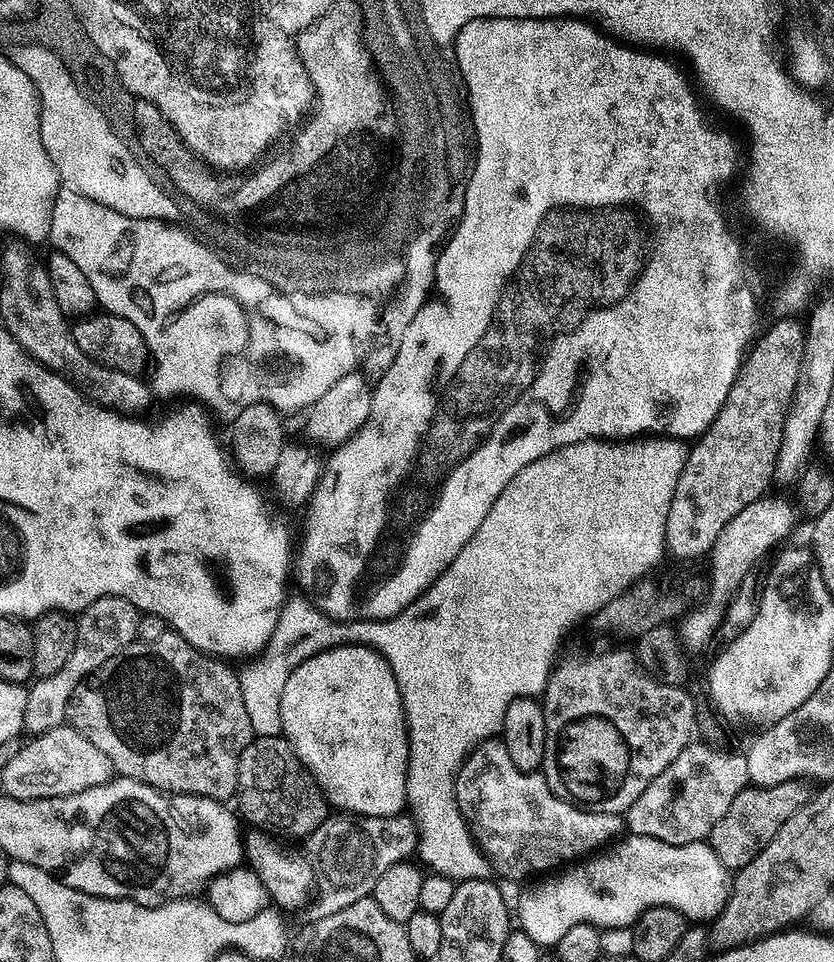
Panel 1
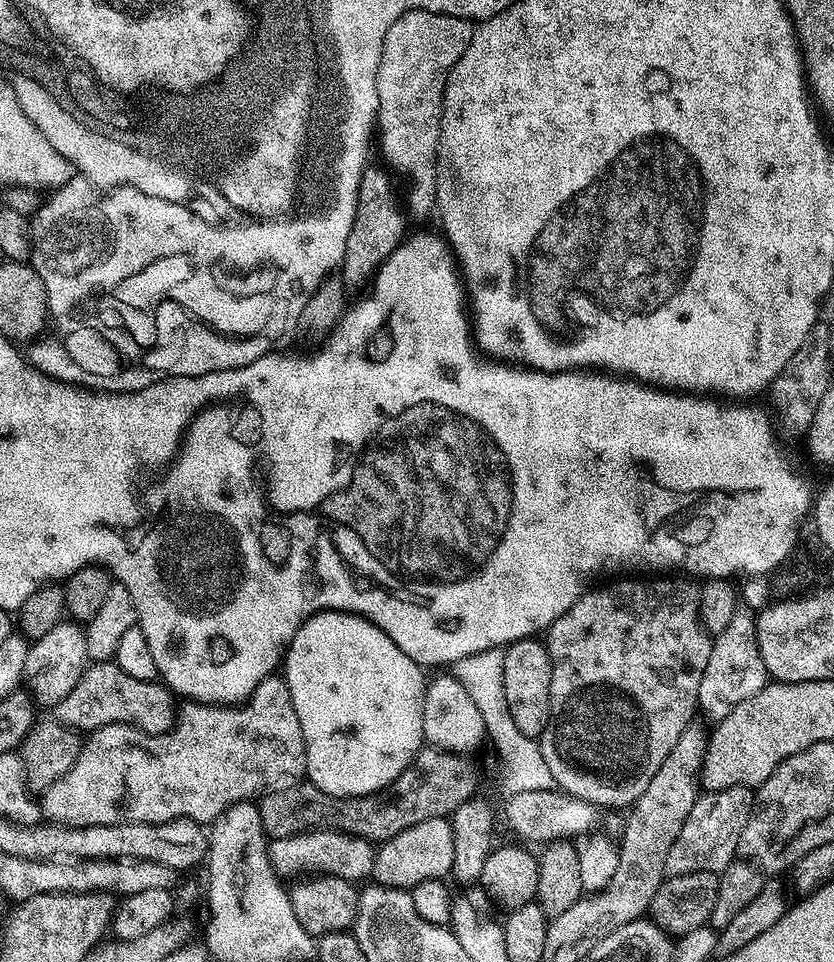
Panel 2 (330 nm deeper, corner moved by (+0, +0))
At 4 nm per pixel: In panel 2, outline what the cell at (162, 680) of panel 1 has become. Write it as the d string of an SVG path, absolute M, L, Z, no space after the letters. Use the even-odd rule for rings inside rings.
M92 662L84 669L82 678L74 682L74 690L56 704L54 718L80 734L91 734L111 724L131 724L142 732L155 734L172 731L177 711L177 701L163 683L130 678L130 674L114 662Z

